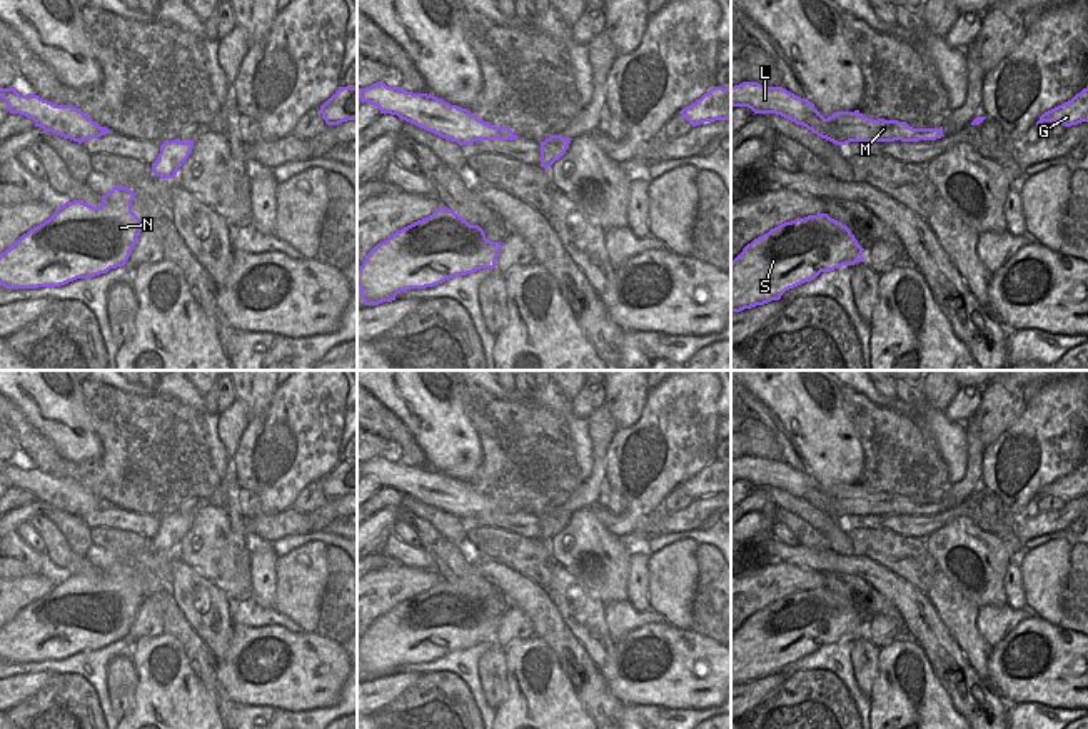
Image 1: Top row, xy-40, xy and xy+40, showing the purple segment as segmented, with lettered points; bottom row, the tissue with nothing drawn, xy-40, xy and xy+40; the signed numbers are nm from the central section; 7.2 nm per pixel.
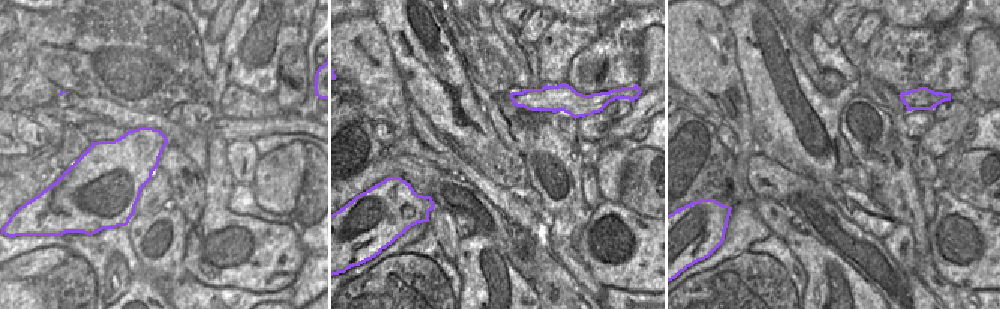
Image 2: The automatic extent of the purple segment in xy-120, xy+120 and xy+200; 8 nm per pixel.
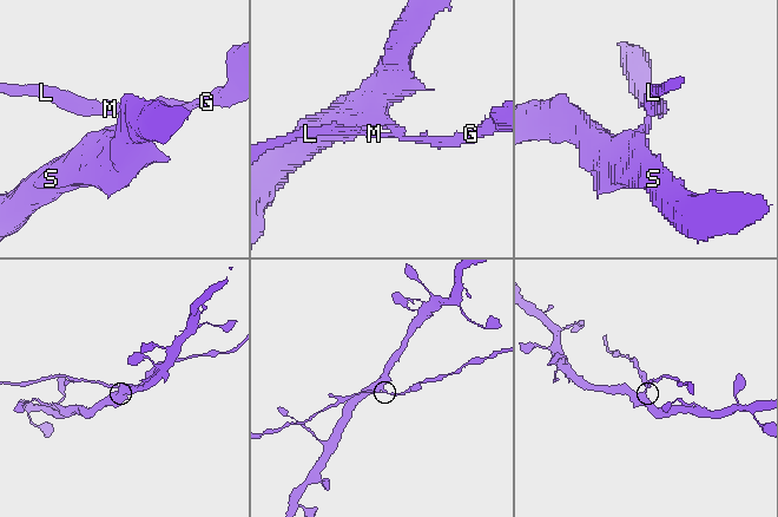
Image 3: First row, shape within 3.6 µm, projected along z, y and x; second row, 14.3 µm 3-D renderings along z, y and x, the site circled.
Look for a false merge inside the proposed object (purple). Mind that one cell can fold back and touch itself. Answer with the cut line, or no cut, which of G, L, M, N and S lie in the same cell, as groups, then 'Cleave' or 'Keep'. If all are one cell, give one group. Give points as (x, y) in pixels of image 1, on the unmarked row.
Split along xy (556, 509), (546, 514). Groups: G L M / N S. Cleave

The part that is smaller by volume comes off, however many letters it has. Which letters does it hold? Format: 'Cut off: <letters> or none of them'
Cut off: G, L, M

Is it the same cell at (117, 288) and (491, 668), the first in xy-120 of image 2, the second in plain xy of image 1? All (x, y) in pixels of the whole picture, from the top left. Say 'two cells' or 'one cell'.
one cell

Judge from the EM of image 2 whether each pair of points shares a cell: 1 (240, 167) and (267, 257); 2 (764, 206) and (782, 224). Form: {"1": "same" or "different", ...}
{"1": "different", "2": "same"}

